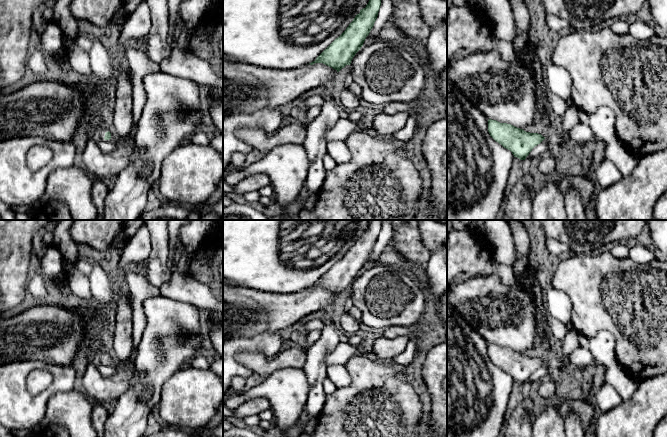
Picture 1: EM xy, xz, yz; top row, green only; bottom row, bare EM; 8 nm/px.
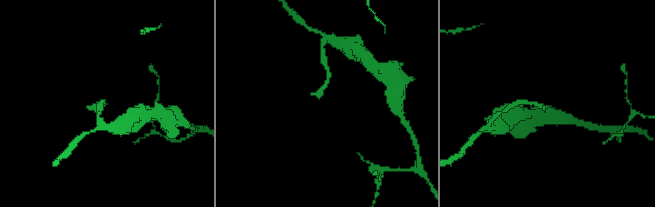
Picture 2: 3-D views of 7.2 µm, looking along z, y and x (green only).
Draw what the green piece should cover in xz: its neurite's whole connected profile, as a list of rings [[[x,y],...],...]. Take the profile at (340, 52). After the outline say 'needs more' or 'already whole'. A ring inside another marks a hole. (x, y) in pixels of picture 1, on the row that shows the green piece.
[[[369,0],[366,7],[360,10],[346,30],[309,64],[323,63],[337,72],[346,65],[350,65],[373,28],[380,6],[381,0]]] | already whole

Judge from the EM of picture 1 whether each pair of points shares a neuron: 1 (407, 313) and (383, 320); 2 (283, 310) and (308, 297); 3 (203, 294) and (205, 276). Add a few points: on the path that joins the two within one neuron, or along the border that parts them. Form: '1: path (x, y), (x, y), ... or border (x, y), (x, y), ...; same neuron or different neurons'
1: path (401, 315), (389, 319); same neuron
2: path (289, 309), (302, 303); same neuron
3: border (195, 280), (207, 285); different neurons

